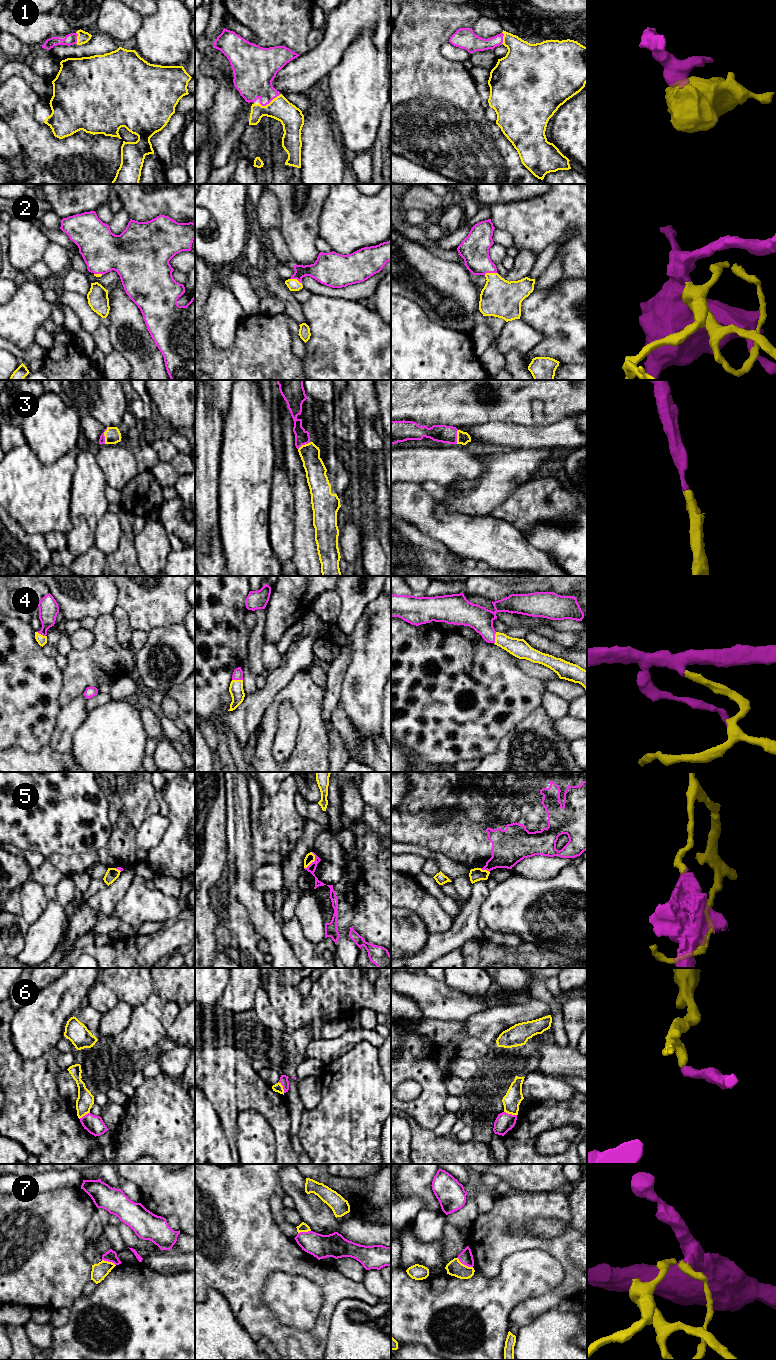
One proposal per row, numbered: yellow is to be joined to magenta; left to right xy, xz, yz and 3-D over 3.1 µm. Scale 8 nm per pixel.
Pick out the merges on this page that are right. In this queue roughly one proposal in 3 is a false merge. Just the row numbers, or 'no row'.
1, 2, 3, 4

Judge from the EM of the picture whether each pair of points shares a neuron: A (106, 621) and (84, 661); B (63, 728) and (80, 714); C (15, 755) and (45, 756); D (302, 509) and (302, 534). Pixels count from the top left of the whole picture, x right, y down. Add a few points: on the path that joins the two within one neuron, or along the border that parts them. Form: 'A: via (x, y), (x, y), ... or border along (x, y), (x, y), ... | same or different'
A: via (105, 631), (105, 640), (94, 651) | same
B: via (67, 724), (76, 715) | same
C: via (22, 758), (38, 758) | same
D: via (302, 515), (302, 528) | same

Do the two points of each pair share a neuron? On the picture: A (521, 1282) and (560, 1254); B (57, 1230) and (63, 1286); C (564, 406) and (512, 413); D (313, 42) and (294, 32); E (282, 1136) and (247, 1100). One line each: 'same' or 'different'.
A: different
B: same
C: same
D: different
E: same

